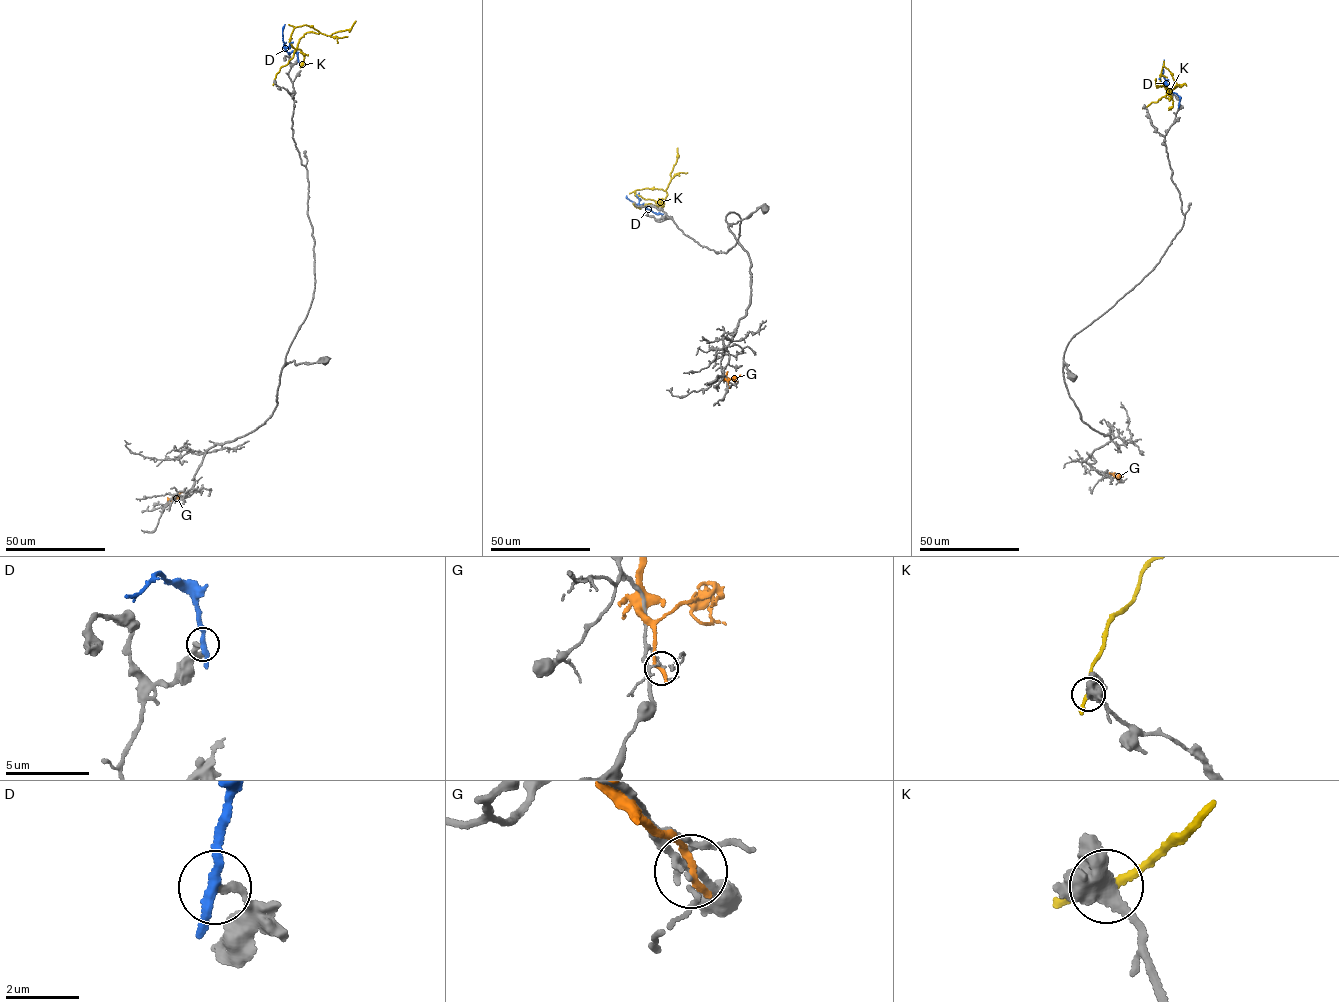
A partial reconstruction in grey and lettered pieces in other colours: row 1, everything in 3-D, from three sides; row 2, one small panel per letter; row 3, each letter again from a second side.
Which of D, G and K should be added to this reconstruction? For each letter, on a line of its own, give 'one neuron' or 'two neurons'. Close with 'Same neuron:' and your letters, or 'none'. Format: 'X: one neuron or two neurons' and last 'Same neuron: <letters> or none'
D: two neurons
G: two neurons
K: two neurons
Same neuron: none

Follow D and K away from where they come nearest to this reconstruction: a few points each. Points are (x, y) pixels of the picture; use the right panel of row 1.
D: (1179, 105), (1179, 97), (1167, 90), (1164, 60)
K: (1145, 107), (1185, 84), (1180, 87), (1163, 66), (1160, 83), (1173, 101), (1168, 110)

